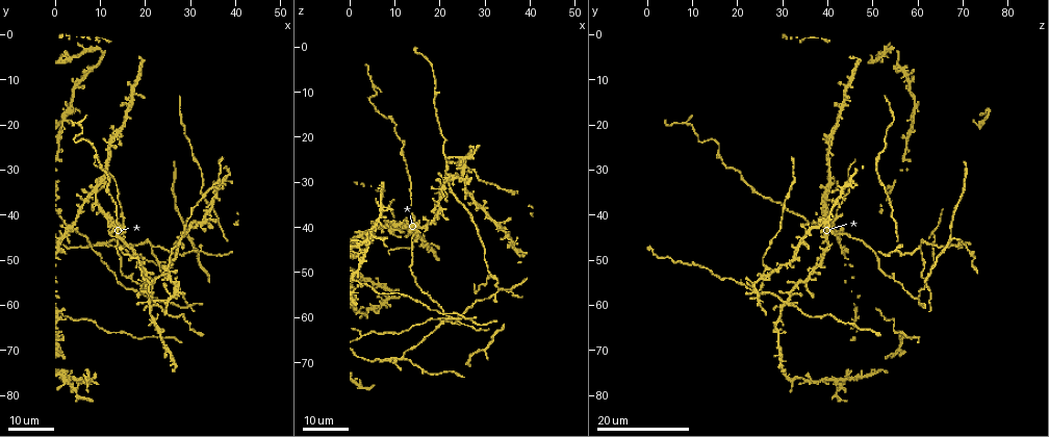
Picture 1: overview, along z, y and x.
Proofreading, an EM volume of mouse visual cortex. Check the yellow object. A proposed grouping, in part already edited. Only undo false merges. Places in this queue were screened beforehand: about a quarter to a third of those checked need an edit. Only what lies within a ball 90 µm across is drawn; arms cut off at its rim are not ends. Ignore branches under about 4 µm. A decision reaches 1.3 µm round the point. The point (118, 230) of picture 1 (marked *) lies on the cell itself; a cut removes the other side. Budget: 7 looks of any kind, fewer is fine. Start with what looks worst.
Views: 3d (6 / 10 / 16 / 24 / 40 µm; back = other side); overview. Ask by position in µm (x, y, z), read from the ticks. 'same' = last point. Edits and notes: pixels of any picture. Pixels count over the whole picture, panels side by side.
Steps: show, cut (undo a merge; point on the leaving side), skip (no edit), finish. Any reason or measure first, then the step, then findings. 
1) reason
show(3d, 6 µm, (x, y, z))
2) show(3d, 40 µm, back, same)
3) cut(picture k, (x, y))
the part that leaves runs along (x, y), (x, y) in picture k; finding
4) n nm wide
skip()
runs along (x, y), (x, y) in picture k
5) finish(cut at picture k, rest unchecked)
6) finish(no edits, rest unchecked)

branch point
show(3d, 24 µm, (3.0, 43.5, 41.5))

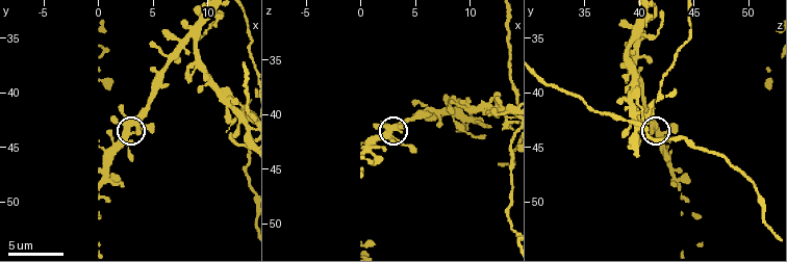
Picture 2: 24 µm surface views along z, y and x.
closer look
show(3d, 6 µm, (2.8, 43.8, 42.2))

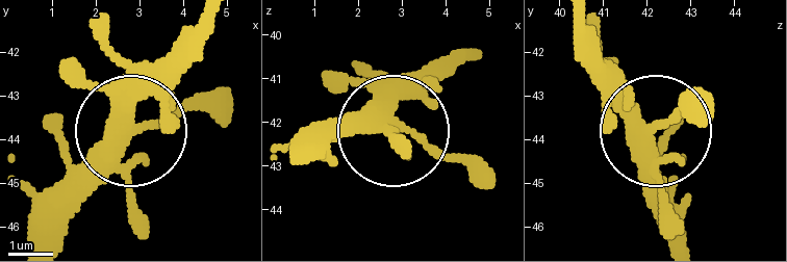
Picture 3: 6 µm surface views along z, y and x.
show(3d, 6 µm, back, (2.80, 43.85, 42.05))

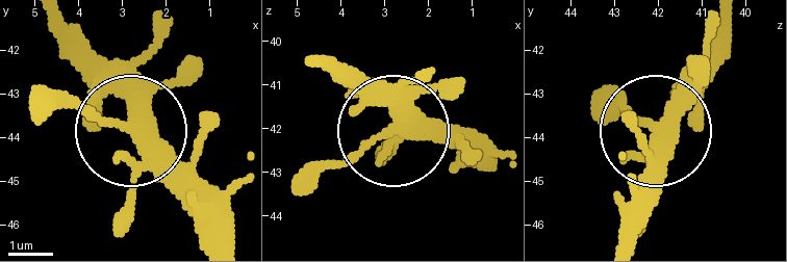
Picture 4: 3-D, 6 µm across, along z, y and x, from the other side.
3 arms
skip()
runs along (308, 60), (353, 72), (390, 116), (386, 131), (312, 180) in picture 4; one cell here

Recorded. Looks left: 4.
three arms meet
show(3d, 24 µm, (21.0, 57.5, 25.0))

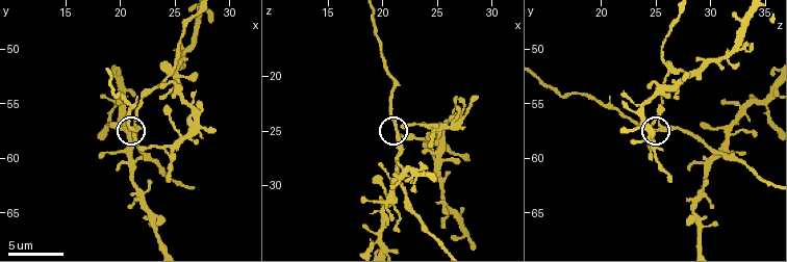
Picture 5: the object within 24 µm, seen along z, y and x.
show(3d, 10 µm, (21.4, 57.4, 25.4))

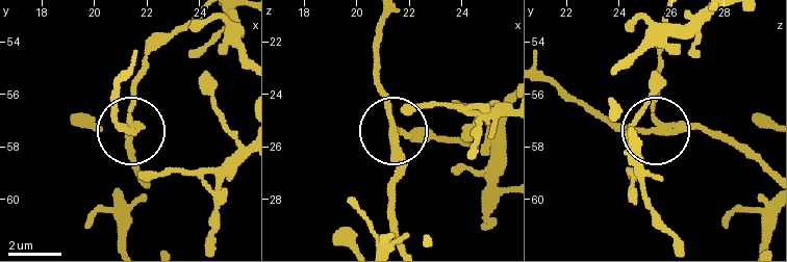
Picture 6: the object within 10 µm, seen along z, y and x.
3 arms
skip()
all the same cell

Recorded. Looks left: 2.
two arms in line, one across
show(3d, 24 µm, (4.0, 79.0, 42.0))

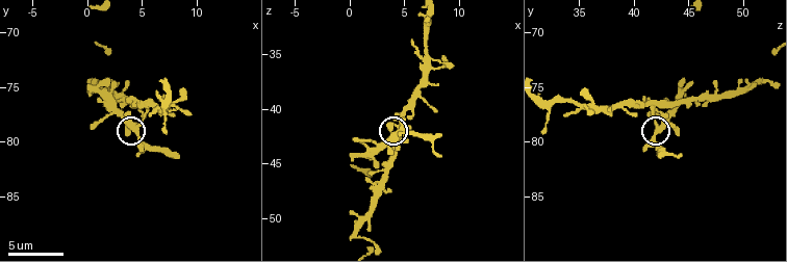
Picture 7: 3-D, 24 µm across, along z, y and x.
show(3d, 10 µm, (4.2, 79.0, 42.4))

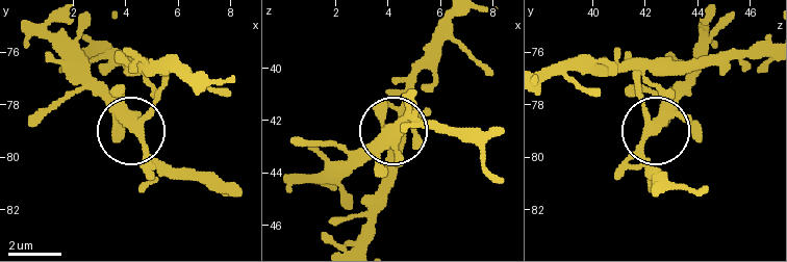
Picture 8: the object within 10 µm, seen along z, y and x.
skip()
all the same cell

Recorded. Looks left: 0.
finish(no edits, rest unchecked)

